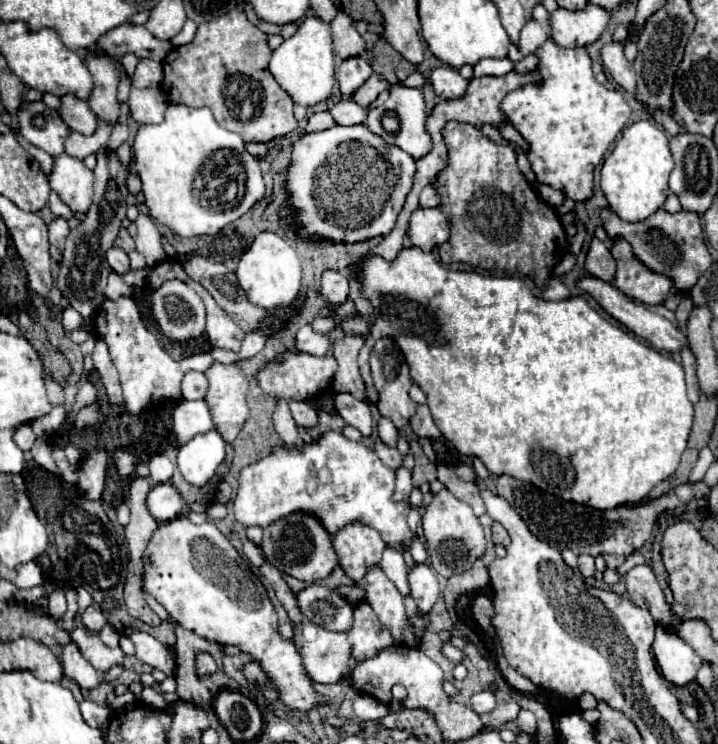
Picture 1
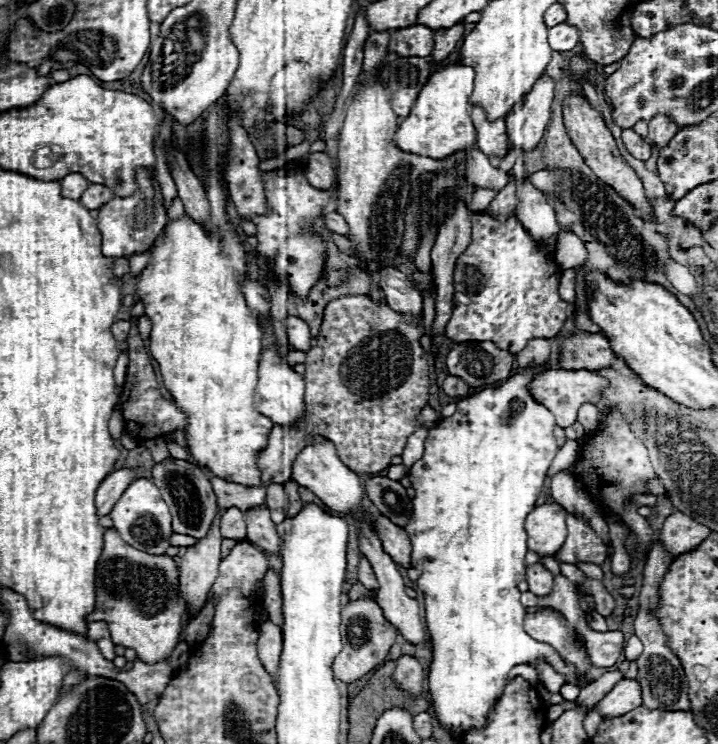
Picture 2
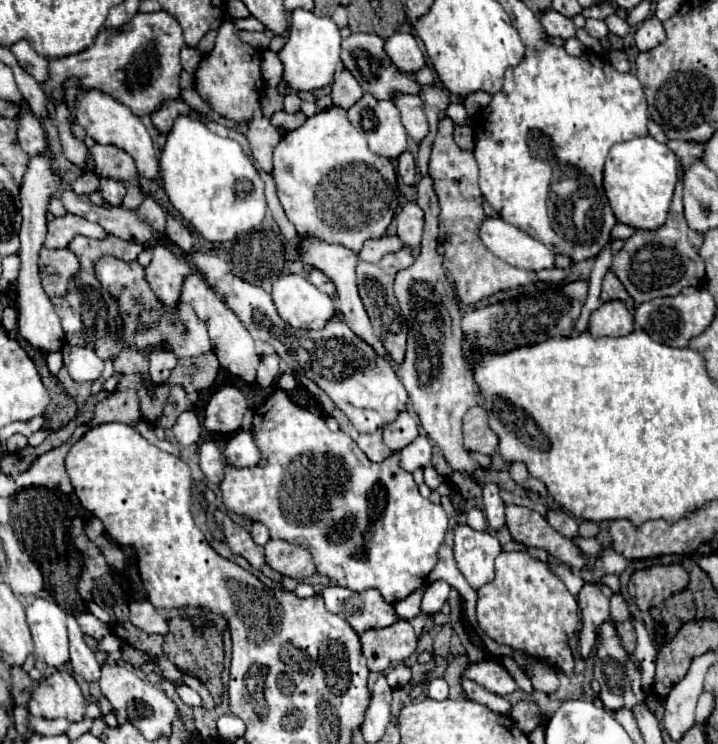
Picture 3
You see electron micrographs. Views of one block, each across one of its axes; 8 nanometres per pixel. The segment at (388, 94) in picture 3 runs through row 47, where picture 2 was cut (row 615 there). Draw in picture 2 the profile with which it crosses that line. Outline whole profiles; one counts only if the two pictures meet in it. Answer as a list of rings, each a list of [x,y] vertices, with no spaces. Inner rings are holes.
[[[356,600],[348,602],[348,606],[342,610],[342,652],[334,658],[334,676],[346,684],[360,680],[364,674],[368,674],[374,666],[384,662],[390,646],[396,640],[396,628],[384,618],[382,608],[372,600]]]

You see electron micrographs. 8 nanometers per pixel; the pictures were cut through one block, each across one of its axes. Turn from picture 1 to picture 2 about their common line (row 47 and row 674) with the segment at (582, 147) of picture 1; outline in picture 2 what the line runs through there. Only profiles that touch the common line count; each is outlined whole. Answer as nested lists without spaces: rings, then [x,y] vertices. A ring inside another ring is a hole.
[[[536,660],[536,662],[532,662],[532,666],[538,670],[538,674],[540,674],[542,682],[546,684],[548,692],[558,694],[558,690],[566,684],[566,676],[556,674],[556,672],[552,670],[552,666],[550,666],[550,664],[546,664],[546,662],[542,662],[542,660]]]

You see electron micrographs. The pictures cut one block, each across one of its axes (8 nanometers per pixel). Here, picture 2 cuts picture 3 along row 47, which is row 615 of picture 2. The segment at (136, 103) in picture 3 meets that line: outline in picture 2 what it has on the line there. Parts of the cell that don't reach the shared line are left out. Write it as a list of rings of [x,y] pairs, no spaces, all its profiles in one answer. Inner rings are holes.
[[[108,528],[96,578],[96,610],[86,622],[104,620],[112,632],[114,644],[134,648],[142,662],[168,660],[174,646],[180,642],[182,614],[186,612],[186,602],[178,594],[178,568],[174,560],[170,556],[150,556],[134,550],[120,538],[118,530]],[[142,568],[144,580],[138,580]]]

